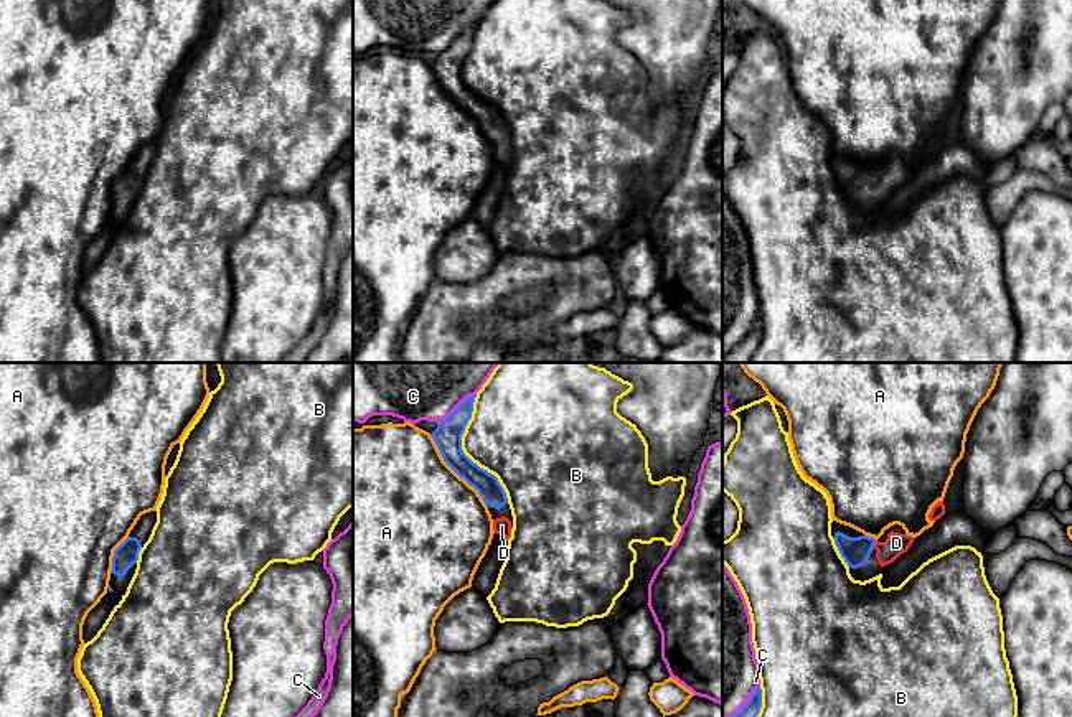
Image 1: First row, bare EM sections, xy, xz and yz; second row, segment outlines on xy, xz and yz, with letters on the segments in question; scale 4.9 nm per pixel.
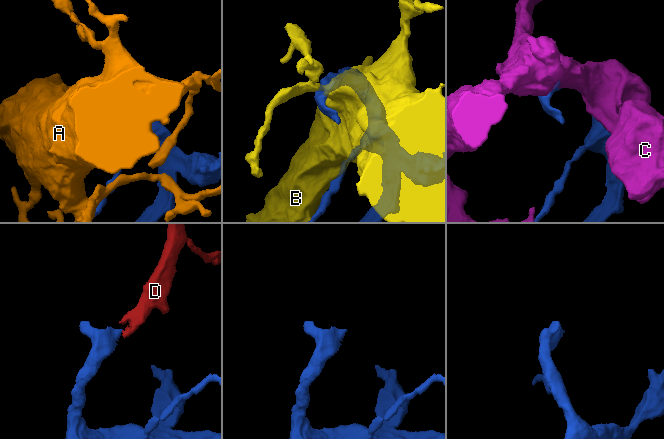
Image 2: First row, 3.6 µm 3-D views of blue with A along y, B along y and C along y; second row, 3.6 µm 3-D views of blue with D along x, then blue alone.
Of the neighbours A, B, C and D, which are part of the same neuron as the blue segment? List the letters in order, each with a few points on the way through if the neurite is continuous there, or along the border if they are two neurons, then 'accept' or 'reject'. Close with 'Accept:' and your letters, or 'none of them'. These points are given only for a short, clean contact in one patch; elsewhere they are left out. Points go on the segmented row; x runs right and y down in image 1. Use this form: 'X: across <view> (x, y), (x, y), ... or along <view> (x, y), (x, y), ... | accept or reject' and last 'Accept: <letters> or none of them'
A: reject
B: reject
C: reject
D: across yz (855, 551), (874, 543), (896, 543) | accept
Accept: D

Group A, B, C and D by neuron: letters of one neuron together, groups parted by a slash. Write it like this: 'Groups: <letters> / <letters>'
Groups: A / B / C / D

